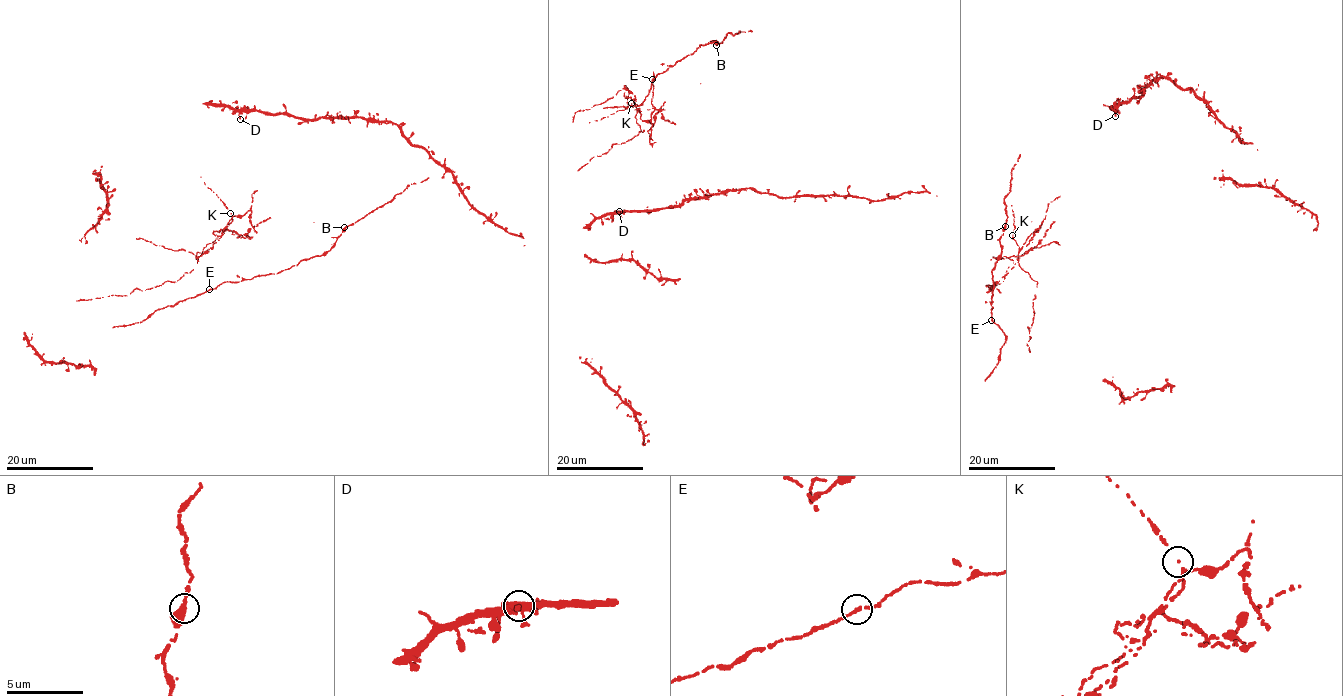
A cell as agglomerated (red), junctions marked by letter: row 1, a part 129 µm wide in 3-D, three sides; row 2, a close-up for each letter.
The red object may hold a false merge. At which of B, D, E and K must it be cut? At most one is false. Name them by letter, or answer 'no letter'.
K

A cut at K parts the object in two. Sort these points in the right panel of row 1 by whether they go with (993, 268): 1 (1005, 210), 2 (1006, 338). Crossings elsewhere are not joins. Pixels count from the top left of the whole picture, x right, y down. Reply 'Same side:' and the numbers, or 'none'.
Same side: 1, 2

